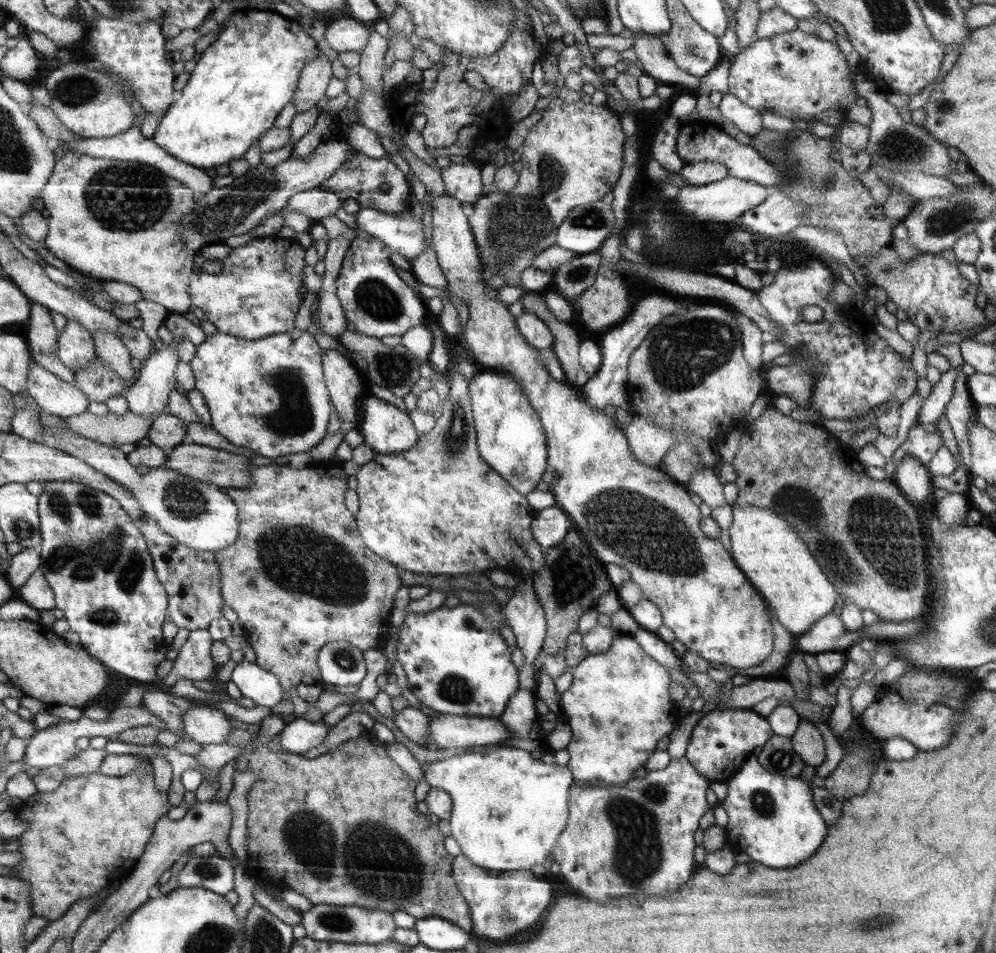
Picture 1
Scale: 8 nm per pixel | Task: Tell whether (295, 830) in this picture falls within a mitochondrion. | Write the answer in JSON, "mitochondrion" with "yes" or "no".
{"mitochondrion":"yes"}

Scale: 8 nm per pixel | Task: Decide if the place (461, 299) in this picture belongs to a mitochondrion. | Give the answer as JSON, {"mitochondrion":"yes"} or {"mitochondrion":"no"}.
{"mitochondrion":"no"}

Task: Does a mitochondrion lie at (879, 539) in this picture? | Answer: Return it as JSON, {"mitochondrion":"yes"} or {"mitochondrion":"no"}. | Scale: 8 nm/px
{"mitochondrion":"yes"}

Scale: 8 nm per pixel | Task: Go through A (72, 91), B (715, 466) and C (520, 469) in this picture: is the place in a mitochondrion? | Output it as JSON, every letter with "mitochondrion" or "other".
{"A":"mitochondrion","B":"other","C":"mitochondrion"}

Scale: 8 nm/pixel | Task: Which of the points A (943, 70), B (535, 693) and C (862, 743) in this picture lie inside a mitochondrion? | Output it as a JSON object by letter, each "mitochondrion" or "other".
{"A":"other","B":"other","C":"mitochondrion"}

